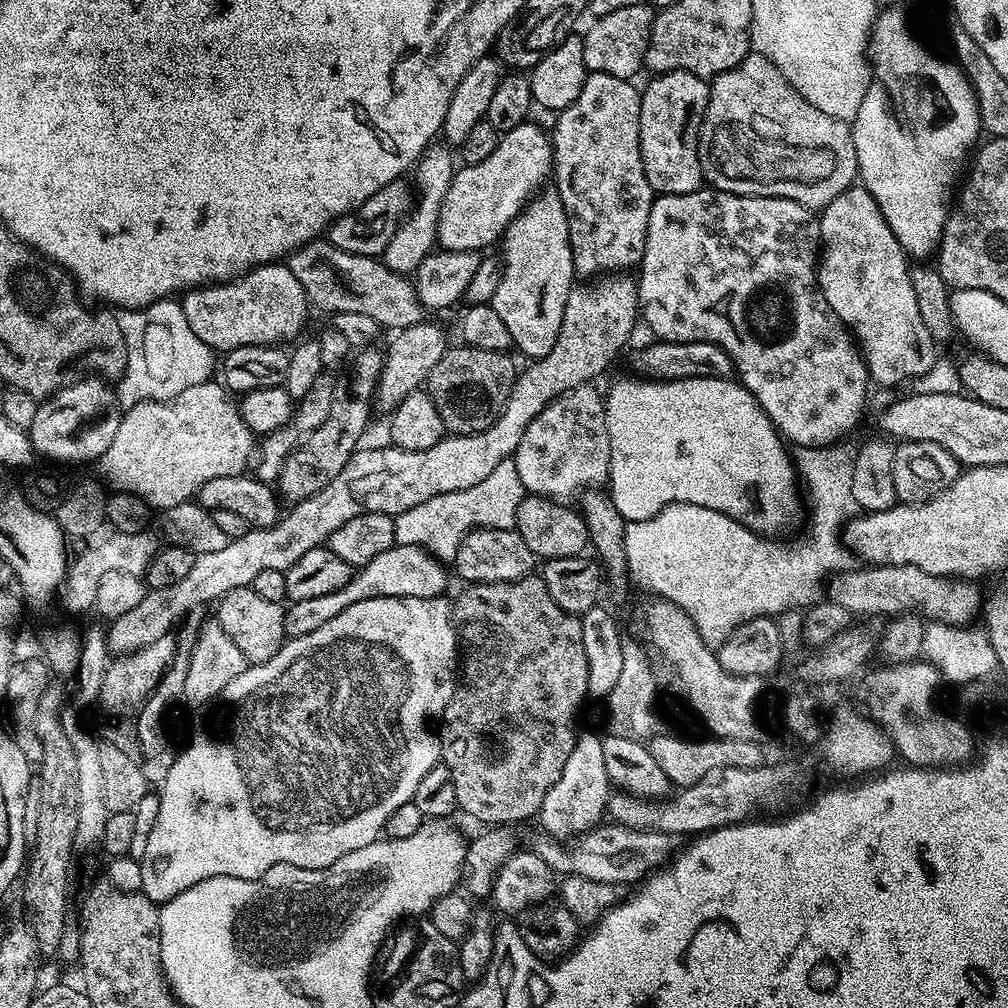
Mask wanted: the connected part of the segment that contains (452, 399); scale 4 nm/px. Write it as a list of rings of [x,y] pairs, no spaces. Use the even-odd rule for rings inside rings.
[[[449,346],[442,358],[438,358],[438,366],[434,366],[428,375],[426,391],[434,406],[438,406],[438,414],[442,414],[445,429],[465,436],[486,430],[500,417],[516,381],[518,367],[508,352],[459,347]]]

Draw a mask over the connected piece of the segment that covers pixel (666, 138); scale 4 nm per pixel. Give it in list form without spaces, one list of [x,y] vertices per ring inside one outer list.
[[[686,70],[661,72],[651,79],[640,94],[640,149],[646,178],[656,194],[696,192],[704,180],[698,142],[700,122],[708,108],[709,81]]]

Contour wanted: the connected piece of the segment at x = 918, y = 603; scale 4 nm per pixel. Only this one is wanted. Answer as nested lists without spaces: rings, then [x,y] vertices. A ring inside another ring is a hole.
[[[868,566],[866,570],[845,570],[835,573],[827,583],[829,601],[846,608],[851,615],[868,617],[884,615],[917,614],[930,622],[940,622],[952,627],[965,627],[981,613],[982,594],[968,580],[929,576],[916,566]]]

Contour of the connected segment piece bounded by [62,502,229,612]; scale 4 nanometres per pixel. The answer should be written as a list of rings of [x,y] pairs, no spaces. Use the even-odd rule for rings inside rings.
[[[189,502],[170,506],[159,513],[137,533],[122,533],[113,531],[112,536],[97,542],[93,548],[85,552],[75,553],[69,563],[68,574],[62,585],[64,604],[72,612],[84,612],[95,601],[98,582],[106,574],[134,574],[143,577],[148,571],[150,562],[164,548],[184,548],[193,554],[222,550],[228,544],[229,538],[214,522],[212,513],[202,507],[199,502]]]

